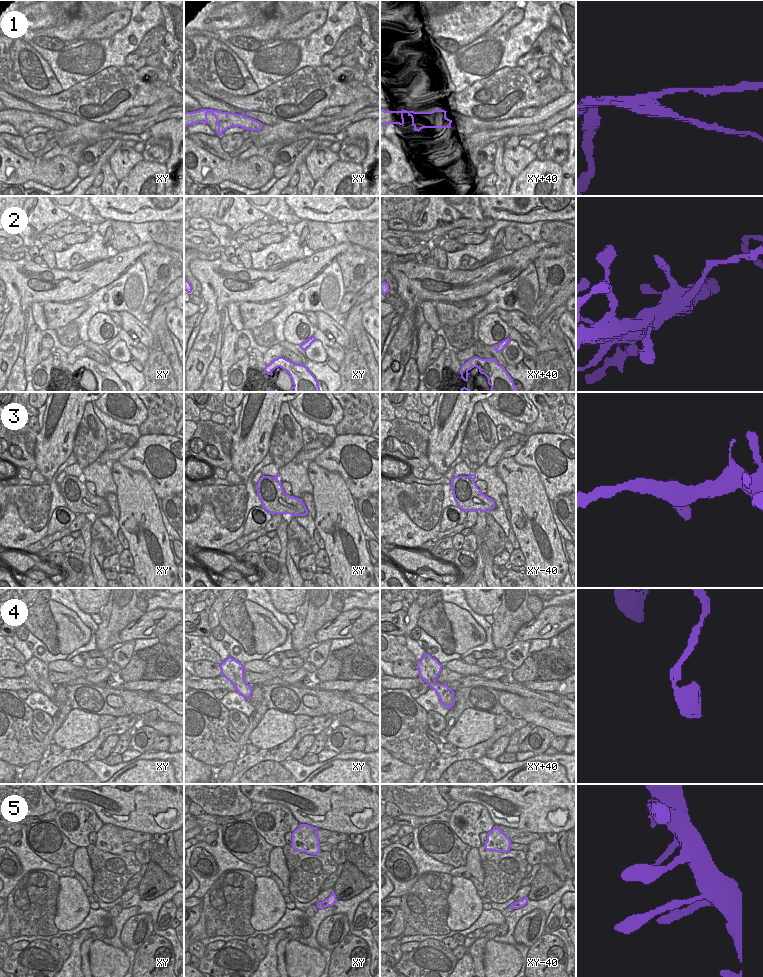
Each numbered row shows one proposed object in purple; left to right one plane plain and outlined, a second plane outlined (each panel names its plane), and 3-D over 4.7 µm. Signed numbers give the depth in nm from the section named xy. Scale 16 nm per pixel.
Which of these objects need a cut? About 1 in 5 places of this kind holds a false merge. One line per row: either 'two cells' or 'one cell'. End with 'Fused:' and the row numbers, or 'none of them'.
1: two cells
2: two cells
3: one cell
4: one cell
5: one cell
Fused: 1, 2

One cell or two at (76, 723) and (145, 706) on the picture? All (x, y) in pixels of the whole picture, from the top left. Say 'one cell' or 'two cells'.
two cells

